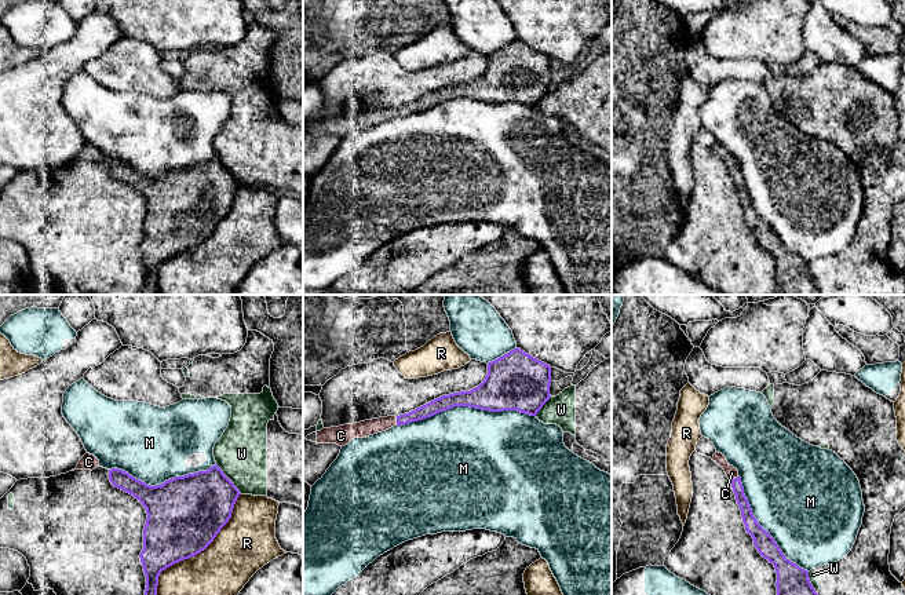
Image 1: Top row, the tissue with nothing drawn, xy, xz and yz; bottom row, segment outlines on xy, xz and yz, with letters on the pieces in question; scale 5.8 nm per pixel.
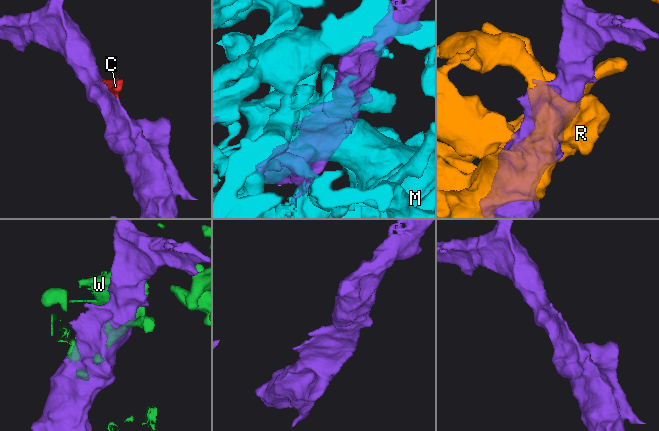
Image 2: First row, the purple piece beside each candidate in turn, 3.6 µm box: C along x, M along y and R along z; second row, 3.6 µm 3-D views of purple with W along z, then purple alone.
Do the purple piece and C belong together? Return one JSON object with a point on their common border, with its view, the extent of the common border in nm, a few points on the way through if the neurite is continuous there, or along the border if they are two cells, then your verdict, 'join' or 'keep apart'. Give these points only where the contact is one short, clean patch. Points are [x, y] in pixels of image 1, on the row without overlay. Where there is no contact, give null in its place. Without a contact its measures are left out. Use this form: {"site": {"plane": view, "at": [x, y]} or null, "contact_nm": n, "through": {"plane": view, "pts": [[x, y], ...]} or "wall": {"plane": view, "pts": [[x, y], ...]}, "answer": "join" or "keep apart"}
{"site": {"plane": "xz", "at": [397, 113]}, "contact_nm": 50, "through": {"plane": "xz", "pts": [[434, 98], [397, 113], [364, 120]]}, "answer": "join"}

